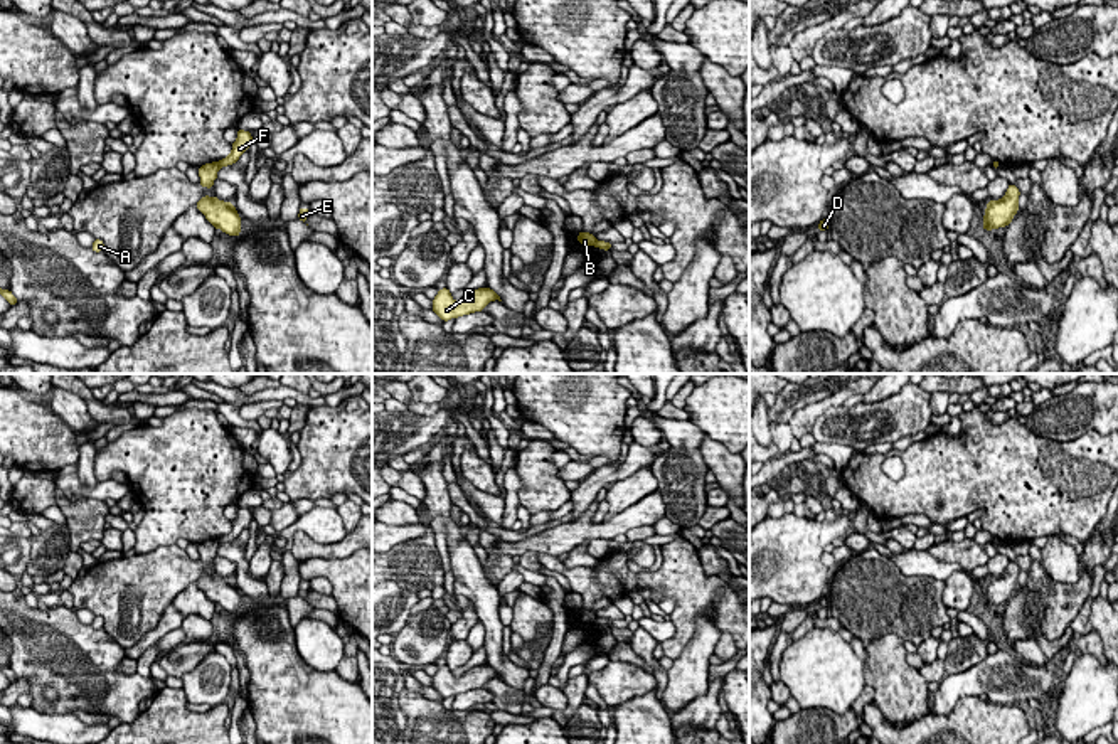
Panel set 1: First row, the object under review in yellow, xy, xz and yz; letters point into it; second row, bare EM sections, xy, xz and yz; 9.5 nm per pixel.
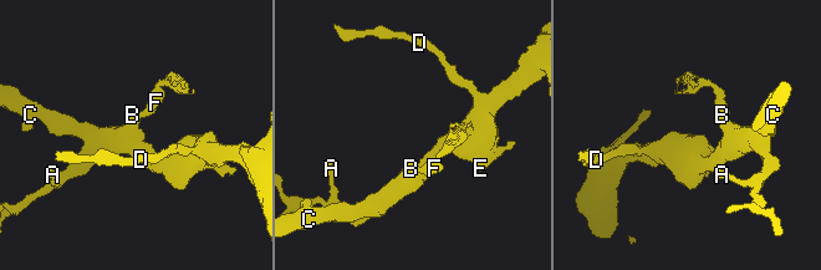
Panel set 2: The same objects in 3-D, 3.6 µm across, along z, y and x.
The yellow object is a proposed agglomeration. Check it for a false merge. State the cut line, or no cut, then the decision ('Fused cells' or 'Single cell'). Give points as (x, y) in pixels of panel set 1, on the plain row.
Split along xy (216, 539), (219, 544). Fused cells

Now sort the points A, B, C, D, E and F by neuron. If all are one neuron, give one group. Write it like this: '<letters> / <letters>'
A B C D E / F

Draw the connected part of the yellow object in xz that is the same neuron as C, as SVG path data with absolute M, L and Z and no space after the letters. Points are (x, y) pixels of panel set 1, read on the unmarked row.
M443 665L433 675L431 687L443 697L458 695L475 688L483 688L490 678L502 678L500 673L490 665L478 665L465 672L460 678L455 678L450 667Z

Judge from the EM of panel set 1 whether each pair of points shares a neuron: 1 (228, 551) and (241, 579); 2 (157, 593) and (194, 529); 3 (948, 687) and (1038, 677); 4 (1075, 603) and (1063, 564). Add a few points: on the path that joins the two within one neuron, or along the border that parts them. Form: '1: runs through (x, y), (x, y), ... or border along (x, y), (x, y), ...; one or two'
1: runs through (234, 556), (241, 563), (241, 573); one
2: border along (175, 542), (137, 552); two
3: runs through (970, 682), (989, 667), (1007, 667), (1016, 675); one
4: border along (1041, 563), (1056, 581), (1076, 583), (1080, 579); two

